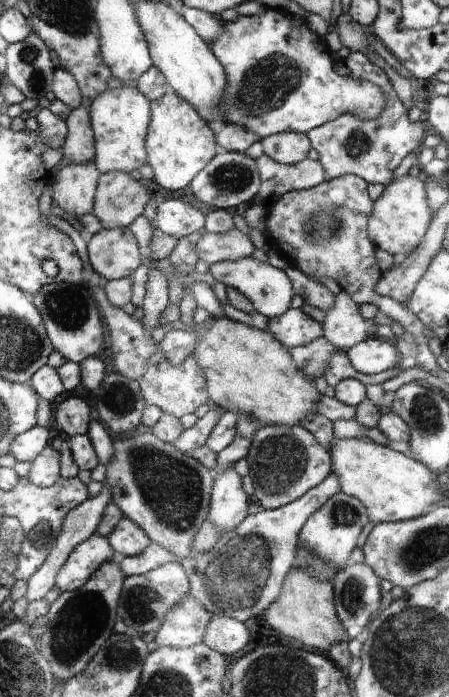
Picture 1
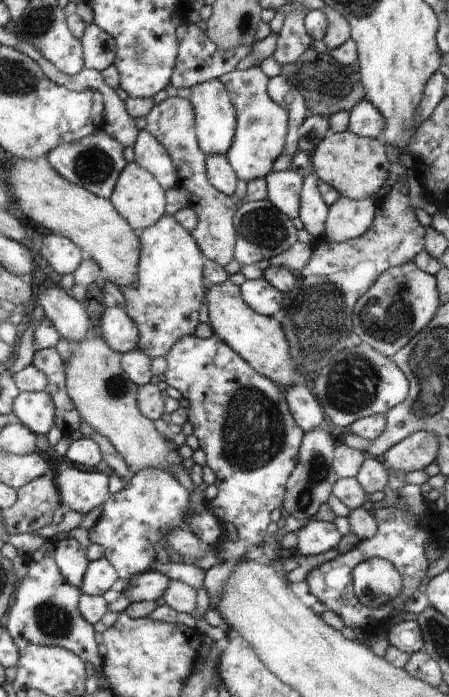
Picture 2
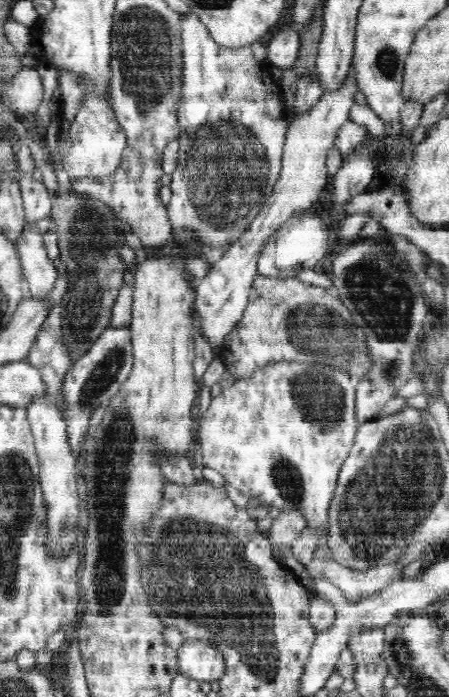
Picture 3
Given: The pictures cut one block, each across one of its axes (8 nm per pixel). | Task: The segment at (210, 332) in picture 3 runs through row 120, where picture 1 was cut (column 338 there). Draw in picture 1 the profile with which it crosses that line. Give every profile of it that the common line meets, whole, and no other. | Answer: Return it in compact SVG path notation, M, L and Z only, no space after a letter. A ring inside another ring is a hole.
M345 290L335 294L334 302L325 313L323 336L342 351L370 337L370 329L366 334L366 320L358 312L358 303Z

